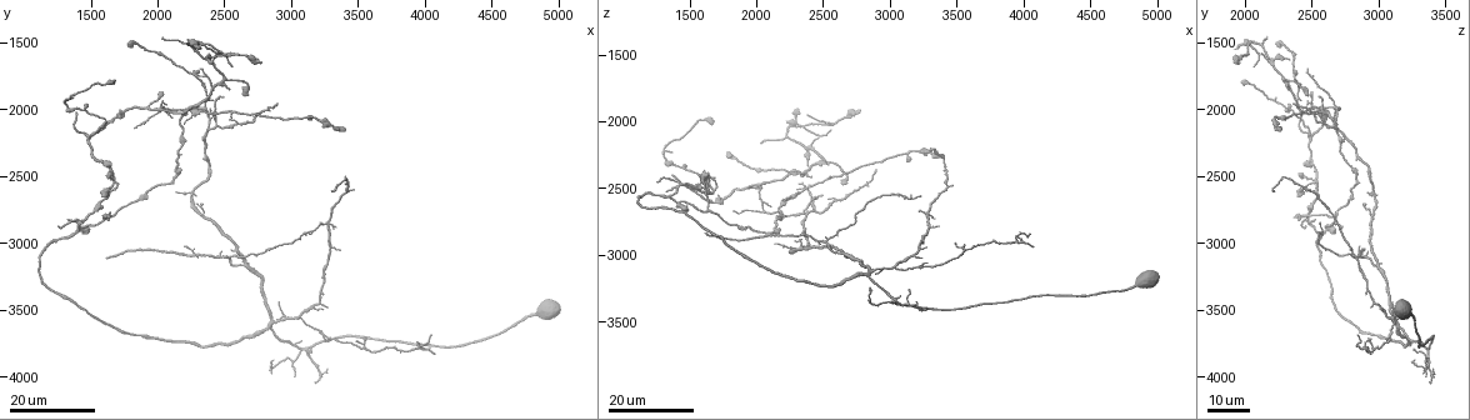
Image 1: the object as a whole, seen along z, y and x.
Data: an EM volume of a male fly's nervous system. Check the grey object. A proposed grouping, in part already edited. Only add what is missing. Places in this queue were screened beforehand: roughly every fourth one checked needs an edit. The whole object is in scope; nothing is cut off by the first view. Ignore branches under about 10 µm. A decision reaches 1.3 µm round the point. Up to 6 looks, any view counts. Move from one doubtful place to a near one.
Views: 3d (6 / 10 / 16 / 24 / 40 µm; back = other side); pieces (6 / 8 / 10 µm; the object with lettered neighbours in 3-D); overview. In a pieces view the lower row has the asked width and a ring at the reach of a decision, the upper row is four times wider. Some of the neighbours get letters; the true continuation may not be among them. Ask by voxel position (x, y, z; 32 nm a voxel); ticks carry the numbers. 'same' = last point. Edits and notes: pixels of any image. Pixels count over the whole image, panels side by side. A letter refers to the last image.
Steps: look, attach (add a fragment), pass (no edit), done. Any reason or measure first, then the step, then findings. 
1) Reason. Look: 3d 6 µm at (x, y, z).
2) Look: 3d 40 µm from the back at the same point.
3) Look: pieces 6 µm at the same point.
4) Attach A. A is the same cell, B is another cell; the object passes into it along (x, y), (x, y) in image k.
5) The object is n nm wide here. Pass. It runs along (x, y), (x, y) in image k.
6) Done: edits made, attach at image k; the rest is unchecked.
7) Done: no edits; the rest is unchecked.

An open end. Look: 3d 24 µm at (2660, 1880, 2480).

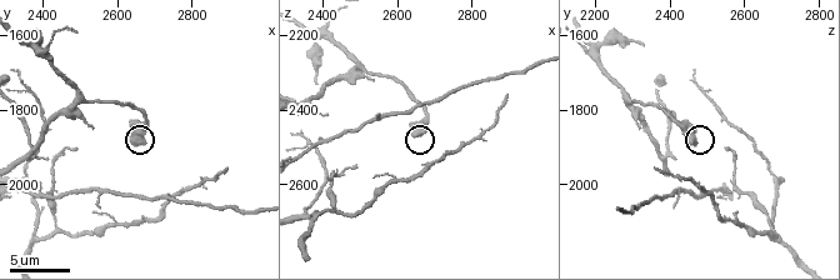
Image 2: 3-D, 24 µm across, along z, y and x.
Look: pieces 10 µm at (2640, 1890, 2460).

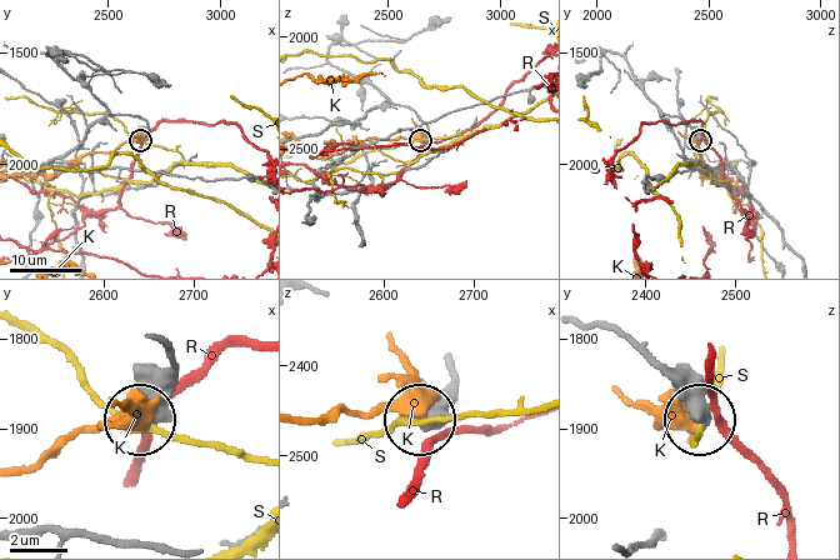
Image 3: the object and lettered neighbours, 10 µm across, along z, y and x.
Pass. K, R and S are other cells; none of them fits.

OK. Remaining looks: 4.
Tapers out. Look: pieces 6 µm at (2900, 1960, 2360).

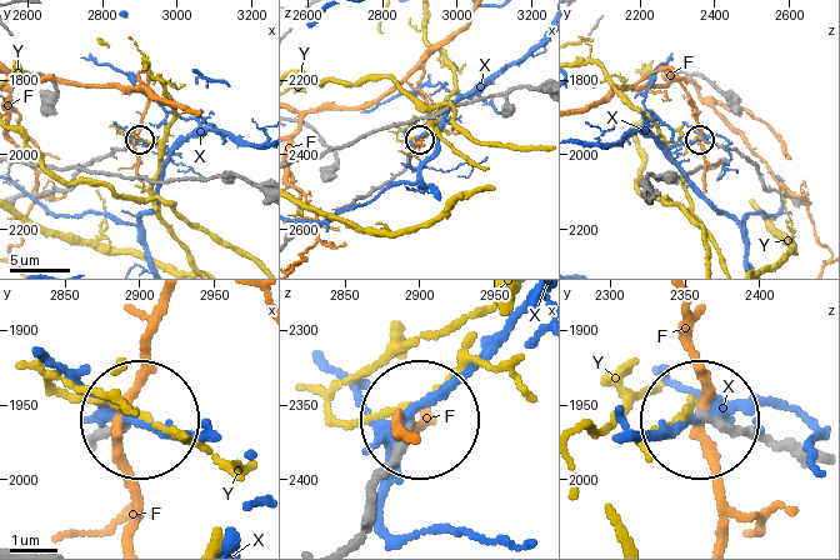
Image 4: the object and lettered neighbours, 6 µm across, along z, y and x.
Pass. F, X and Y are other cells; it runs along (354, 533), (410, 418) in image 4; no lettered fragment goes on from it.

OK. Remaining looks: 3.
End of a long branch. Look: 3d 16 µm at (2780, 1640, 1900).

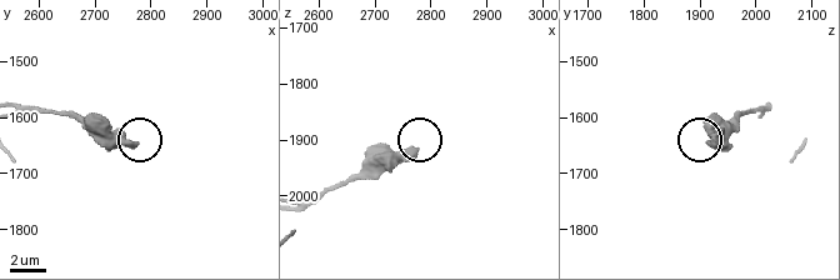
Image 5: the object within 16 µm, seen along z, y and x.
Look: pieces 8 µm at (2770, 1645, 1925).

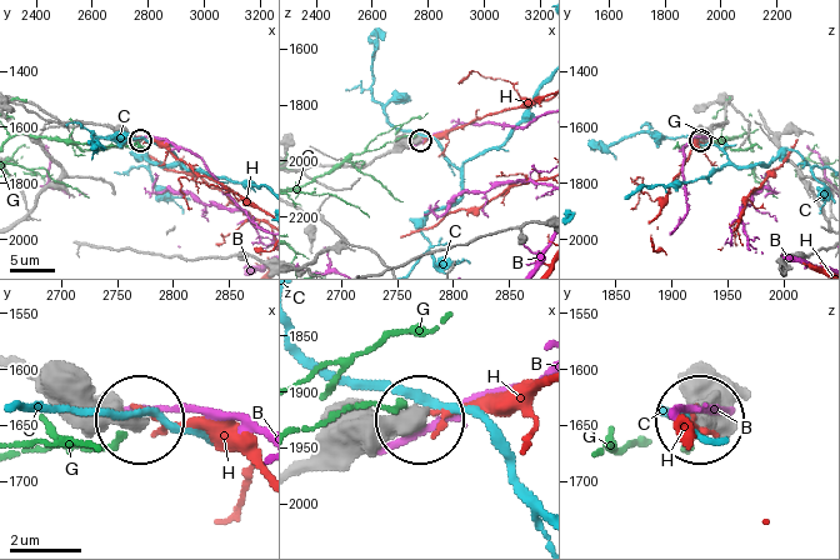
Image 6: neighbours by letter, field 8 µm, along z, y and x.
Pass. B, C, G and H are other cells; it runs along (301, 473), (414, 421) in image 6; no lettered fragment goes on from it.

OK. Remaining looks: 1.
Done: no edits; the rest is unchecked.

